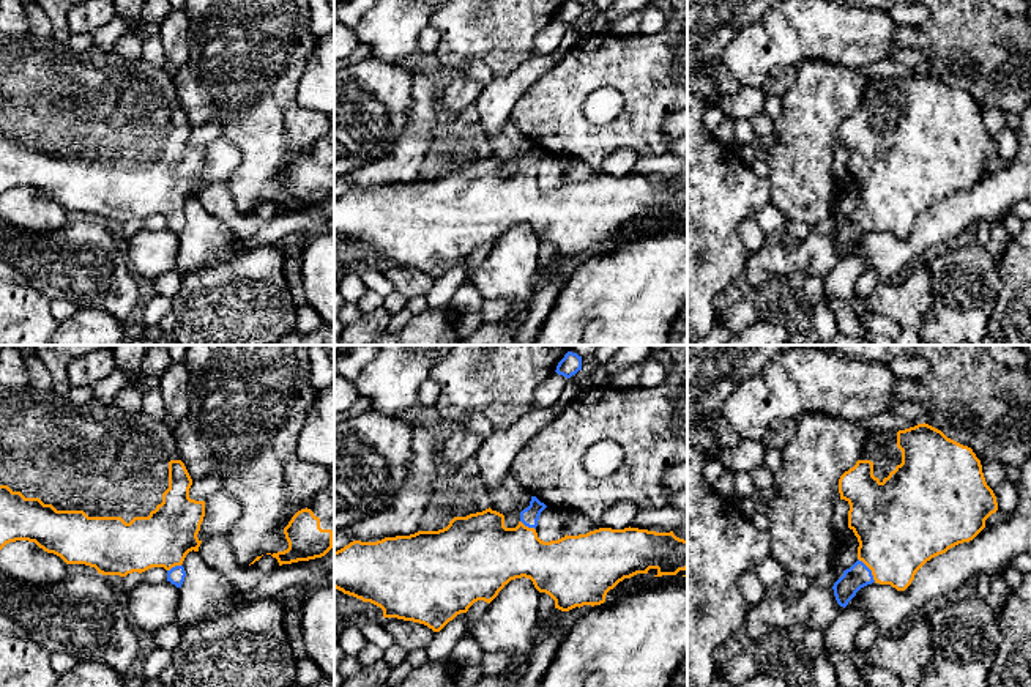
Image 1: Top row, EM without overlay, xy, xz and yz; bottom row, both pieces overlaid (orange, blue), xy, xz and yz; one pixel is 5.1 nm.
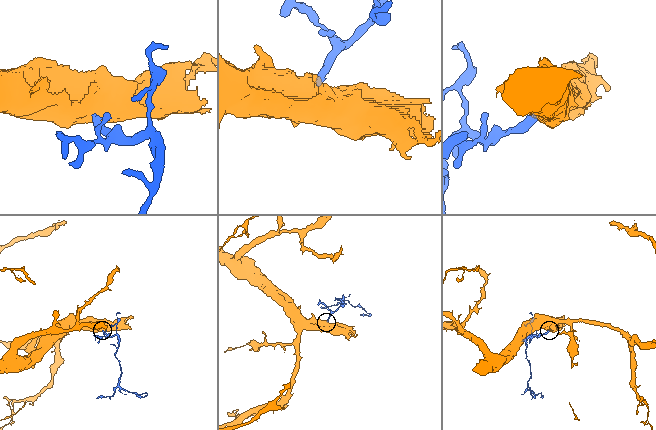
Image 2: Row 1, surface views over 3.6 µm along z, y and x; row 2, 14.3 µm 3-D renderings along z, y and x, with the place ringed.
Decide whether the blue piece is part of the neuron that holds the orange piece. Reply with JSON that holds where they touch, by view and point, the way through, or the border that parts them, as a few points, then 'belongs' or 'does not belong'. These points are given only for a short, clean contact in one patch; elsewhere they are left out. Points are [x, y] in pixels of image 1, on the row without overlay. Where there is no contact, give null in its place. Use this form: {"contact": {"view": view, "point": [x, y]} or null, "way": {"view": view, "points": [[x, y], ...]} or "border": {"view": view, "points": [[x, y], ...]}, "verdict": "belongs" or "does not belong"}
{"contact": {"view": "yz", "point": [869, 215]}, "way": {"view": "yz", "points": [[899, 177], [869, 215], [858, 222]]}, "verdict": "belongs"}

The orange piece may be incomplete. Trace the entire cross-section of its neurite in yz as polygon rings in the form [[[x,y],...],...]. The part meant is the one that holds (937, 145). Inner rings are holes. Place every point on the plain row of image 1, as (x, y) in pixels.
[[[925,69],[899,79],[872,77],[861,106],[840,123],[839,140],[850,151],[848,175],[859,189],[858,208],[832,233],[836,247],[843,255],[861,235],[873,228],[905,238],[927,208],[973,188],[985,175],[985,167],[998,158],[996,143],[987,132],[973,96]]]

